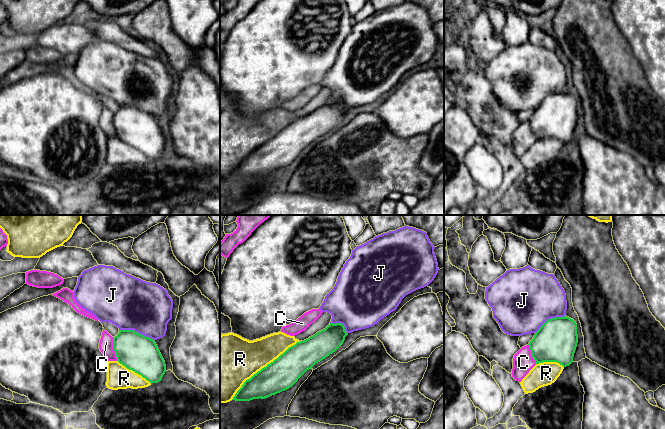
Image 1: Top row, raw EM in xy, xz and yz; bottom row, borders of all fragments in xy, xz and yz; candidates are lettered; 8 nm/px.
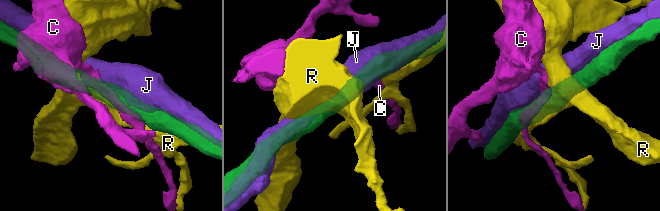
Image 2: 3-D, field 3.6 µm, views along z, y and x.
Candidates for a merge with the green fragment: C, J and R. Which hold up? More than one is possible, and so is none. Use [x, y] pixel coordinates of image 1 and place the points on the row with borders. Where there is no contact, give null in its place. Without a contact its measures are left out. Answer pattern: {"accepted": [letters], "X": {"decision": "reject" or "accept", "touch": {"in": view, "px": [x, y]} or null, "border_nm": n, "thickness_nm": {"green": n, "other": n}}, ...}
{"accepted": ["J"], "C": {"decision": "reject", "touch": {"in": "xy", "px": [114, 349]}, "border_nm": 200, "thickness_nm": {"green": 300, "other": 110}}, "J": {"decision": "accept", "touch": {"in": "xy", "px": [136, 332]}, "border_nm": 300, "thickness_nm": {"green": 300, "other": 420}}, "R": {"decision": "reject", "touch": {"in": "xz", "px": [264, 367]}, "border_nm": 750, "thickness_nm": {"green": 260, "other": 380}}}

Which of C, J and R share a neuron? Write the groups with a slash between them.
C / J / R

